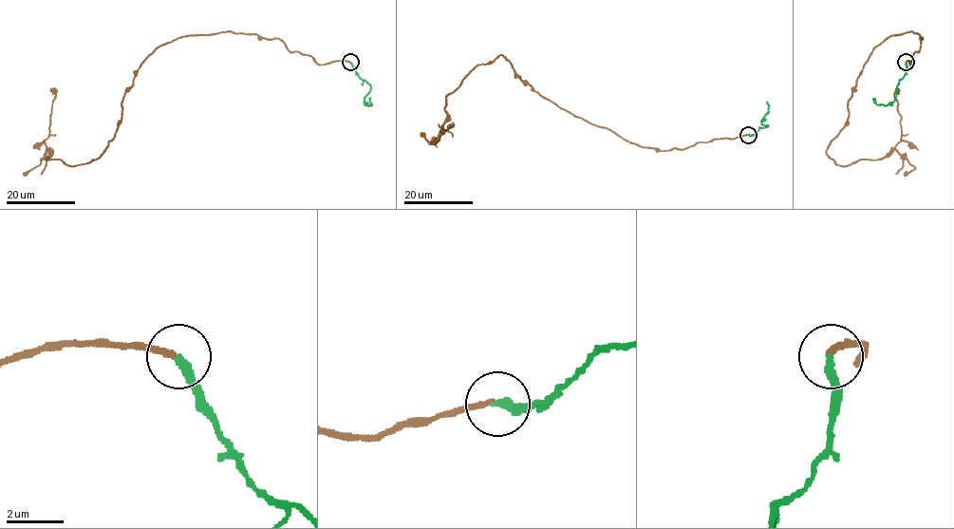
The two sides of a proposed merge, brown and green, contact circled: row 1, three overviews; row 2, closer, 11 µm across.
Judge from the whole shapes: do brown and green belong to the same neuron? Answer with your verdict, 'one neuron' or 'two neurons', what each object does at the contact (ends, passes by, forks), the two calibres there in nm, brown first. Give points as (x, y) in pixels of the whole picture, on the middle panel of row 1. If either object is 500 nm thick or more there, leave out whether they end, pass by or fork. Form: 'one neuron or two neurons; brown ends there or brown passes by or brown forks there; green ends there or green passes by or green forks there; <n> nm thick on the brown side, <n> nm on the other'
two neurons; brown ends there; green ends there; 190 nm thick on the brown side, 320 nm on the other

